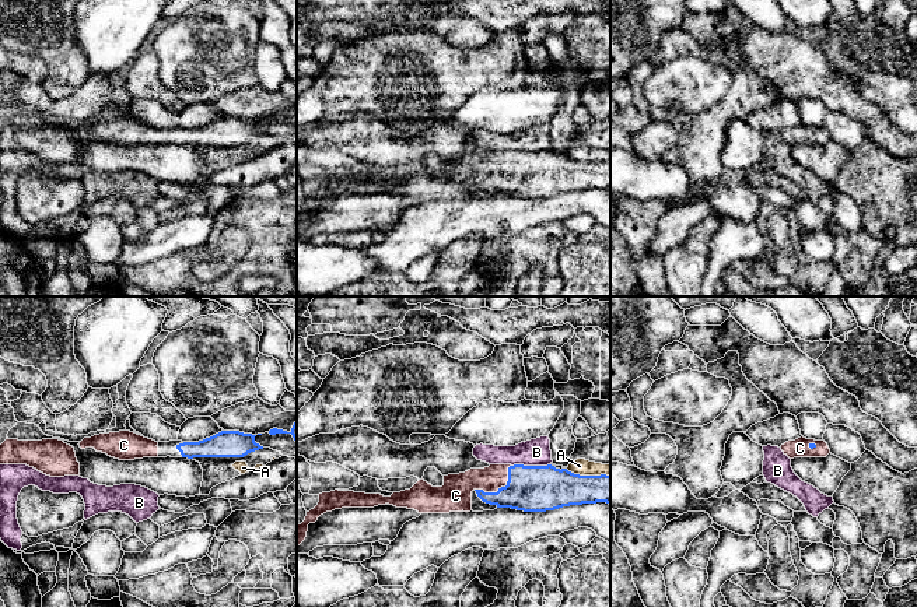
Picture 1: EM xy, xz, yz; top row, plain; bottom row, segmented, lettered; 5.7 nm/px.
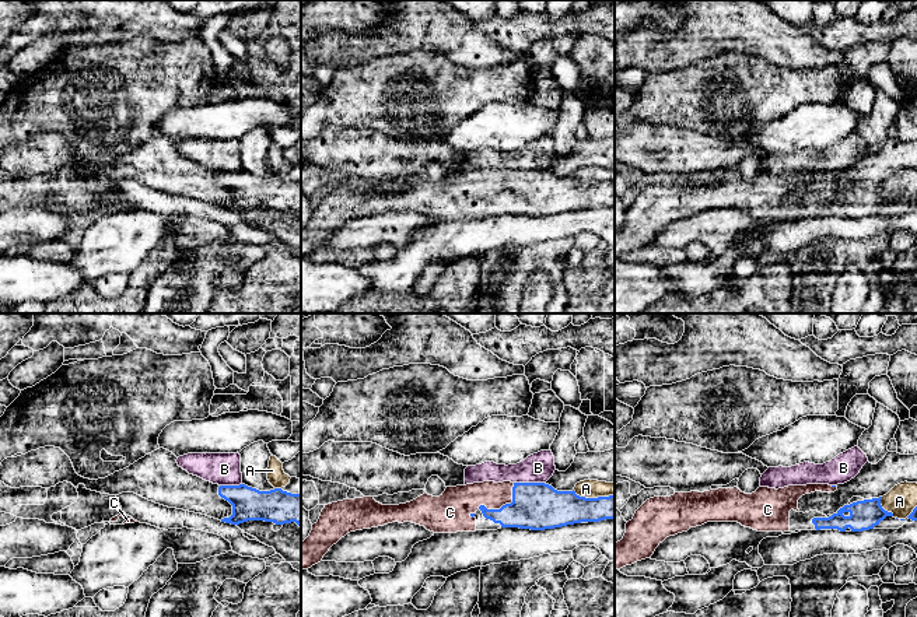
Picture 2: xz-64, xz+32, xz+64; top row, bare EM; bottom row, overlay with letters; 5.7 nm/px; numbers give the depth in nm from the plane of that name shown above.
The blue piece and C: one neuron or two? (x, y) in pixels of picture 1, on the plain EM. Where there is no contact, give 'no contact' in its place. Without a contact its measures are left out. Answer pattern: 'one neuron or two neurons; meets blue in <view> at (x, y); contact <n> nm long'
one neuron; meets blue in xz at (501, 174); contact 260 nm long

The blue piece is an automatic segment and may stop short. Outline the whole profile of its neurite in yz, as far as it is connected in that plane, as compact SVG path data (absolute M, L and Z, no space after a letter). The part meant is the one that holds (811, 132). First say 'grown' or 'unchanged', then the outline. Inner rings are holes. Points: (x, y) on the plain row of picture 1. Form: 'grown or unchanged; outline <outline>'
grown; outline M804 123L781 131L781 137L790 145L794 144L826 144L830 136L825 127L806 126Z

